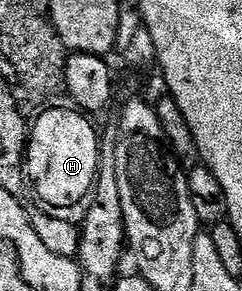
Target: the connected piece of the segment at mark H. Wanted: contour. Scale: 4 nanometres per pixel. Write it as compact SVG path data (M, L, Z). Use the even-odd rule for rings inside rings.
M46 107L37 125L31 128L31 156L37 161L31 172L31 188L41 196L81 196L92 193L97 183L99 147L97 132L88 115L80 110L64 112L61 108Z

